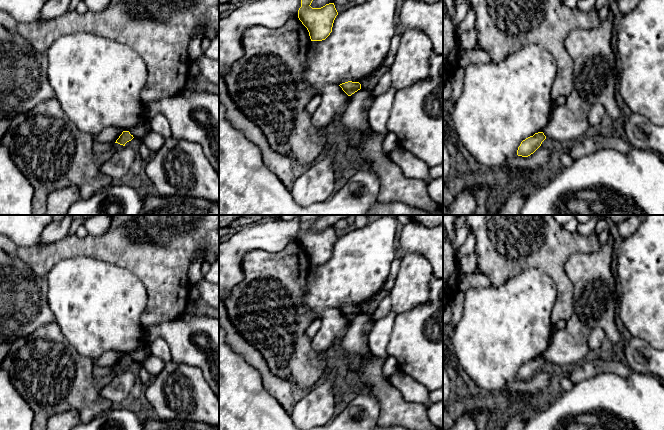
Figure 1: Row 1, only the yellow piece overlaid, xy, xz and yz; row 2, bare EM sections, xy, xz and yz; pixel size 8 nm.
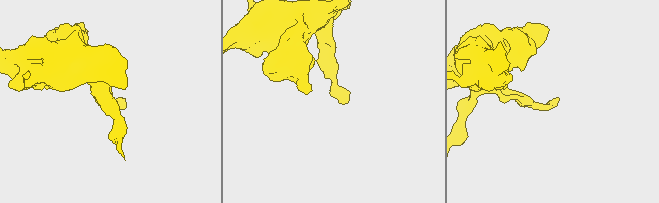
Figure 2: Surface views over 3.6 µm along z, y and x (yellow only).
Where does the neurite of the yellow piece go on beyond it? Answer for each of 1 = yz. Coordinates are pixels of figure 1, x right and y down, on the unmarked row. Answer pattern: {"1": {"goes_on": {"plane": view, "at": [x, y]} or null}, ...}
{"1": {"goes_on": null}}

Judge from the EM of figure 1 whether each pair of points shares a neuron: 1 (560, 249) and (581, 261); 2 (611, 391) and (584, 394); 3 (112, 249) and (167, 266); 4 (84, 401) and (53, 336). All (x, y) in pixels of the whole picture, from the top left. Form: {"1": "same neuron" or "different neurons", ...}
{"1": "different neurons", "2": "same neuron", "3": "same neuron", "4": "same neuron"}

